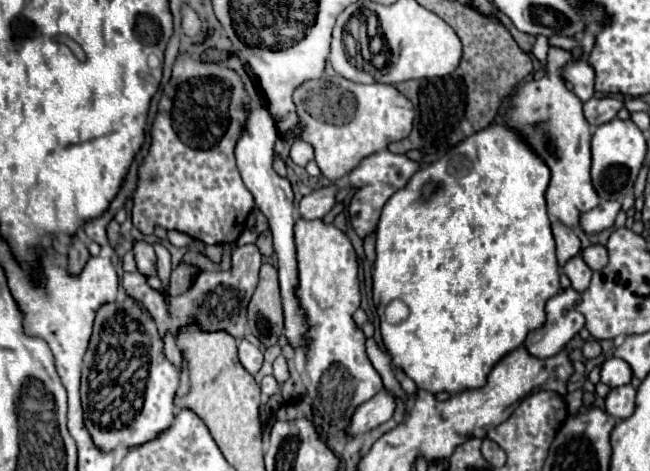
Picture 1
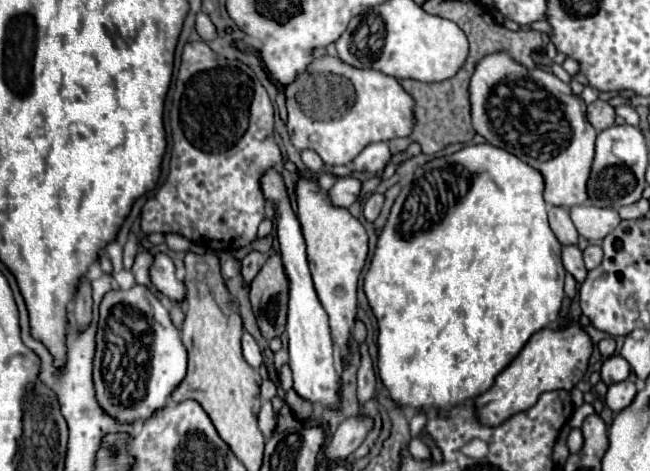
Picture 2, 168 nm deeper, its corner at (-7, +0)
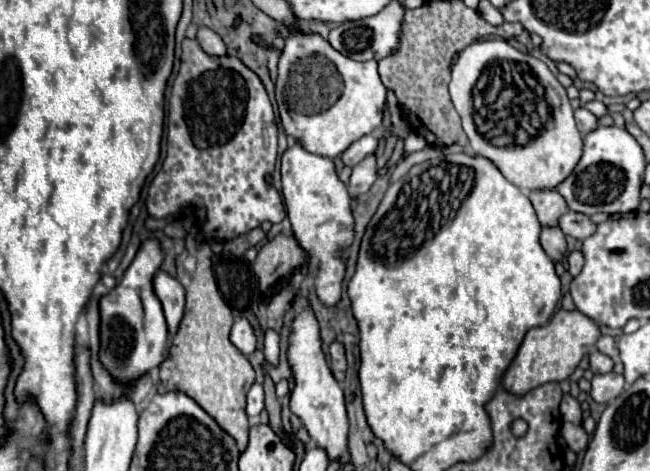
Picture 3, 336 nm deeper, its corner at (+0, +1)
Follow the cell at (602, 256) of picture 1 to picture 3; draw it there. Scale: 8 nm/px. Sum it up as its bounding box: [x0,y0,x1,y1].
[568,250,584,276]

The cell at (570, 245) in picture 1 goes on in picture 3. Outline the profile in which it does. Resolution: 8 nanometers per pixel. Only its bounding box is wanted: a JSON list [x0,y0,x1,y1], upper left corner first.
[530,192,568,228]

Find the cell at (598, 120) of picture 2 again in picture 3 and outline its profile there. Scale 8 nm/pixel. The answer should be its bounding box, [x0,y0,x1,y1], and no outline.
[576,106,600,134]

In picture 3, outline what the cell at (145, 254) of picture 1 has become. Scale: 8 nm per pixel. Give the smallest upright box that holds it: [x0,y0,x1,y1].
[154,270,184,336]

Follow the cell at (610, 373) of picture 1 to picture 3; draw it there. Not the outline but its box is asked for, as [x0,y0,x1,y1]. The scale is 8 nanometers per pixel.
[590,350,614,374]

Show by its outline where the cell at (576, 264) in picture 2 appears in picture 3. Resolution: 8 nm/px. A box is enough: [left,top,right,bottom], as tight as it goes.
[540,228,568,262]

